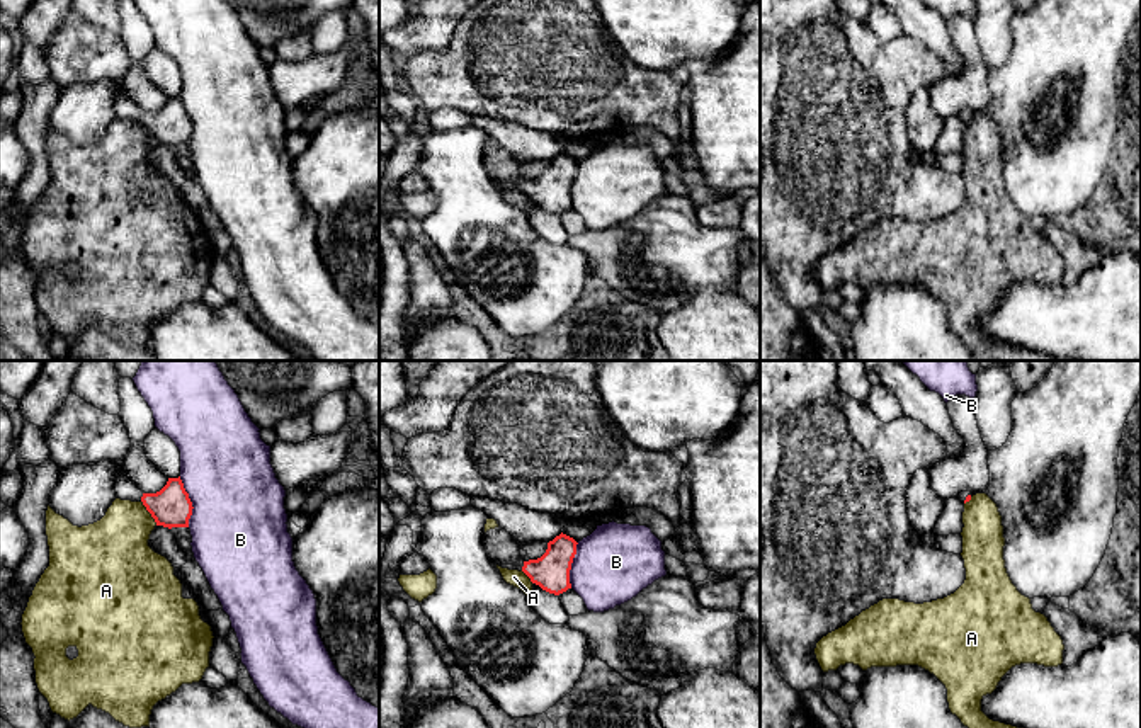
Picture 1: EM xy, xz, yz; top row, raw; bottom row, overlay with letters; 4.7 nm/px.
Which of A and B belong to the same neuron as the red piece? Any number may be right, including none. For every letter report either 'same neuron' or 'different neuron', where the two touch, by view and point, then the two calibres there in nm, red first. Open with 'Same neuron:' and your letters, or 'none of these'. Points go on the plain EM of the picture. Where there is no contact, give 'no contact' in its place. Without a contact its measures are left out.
Same neuron: none of these
A: different neuron; meets red in xy at (148, 130); 190 nm thick on the red side, 320 nm on the other
B: different neuron; meets red in xy at (191, 121); 190 nm thick on the red side, 440 nm on the other

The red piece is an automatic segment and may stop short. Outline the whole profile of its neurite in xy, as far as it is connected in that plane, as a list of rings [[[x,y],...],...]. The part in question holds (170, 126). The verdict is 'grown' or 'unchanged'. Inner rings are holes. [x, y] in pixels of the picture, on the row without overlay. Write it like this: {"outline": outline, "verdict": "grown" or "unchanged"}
{"outline": [[[73,10],[44,49],[49,78],[56,85],[111,80],[117,87],[116,116],[141,121],[163,146],[189,146],[192,121],[179,97],[168,97],[156,112],[143,112],[122,90],[131,58],[119,34],[109,34]]], "verdict": "grown"}

